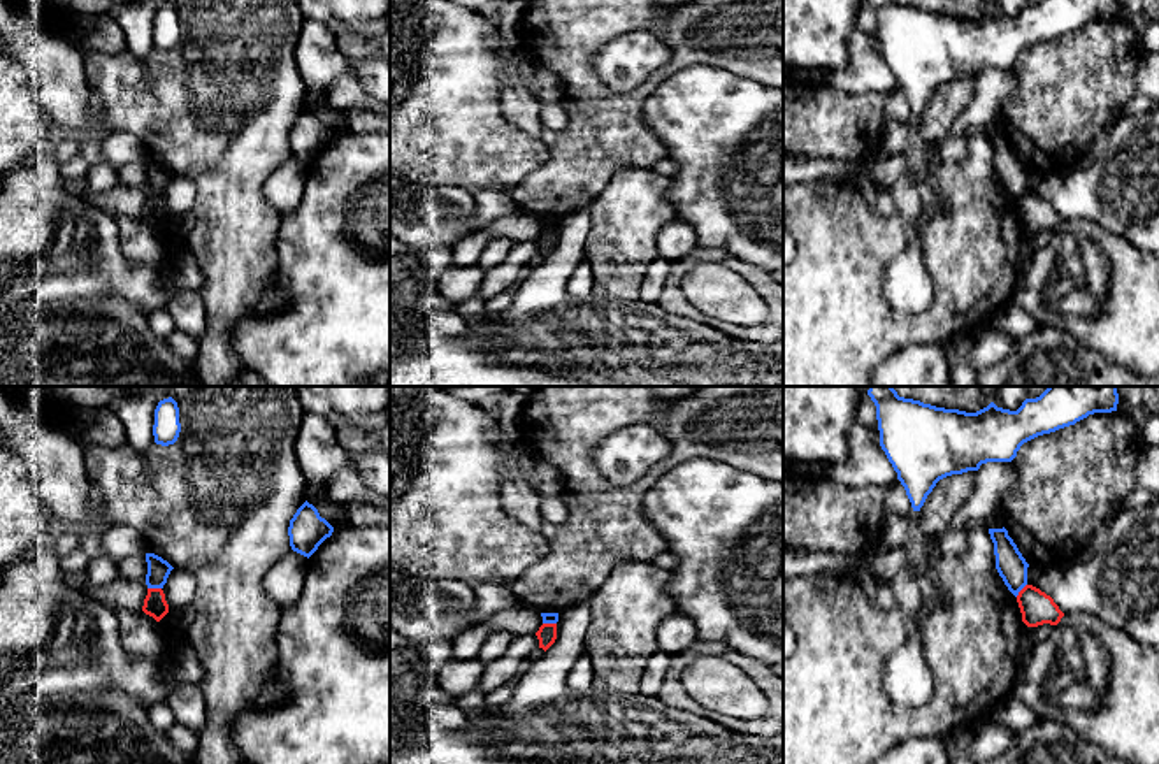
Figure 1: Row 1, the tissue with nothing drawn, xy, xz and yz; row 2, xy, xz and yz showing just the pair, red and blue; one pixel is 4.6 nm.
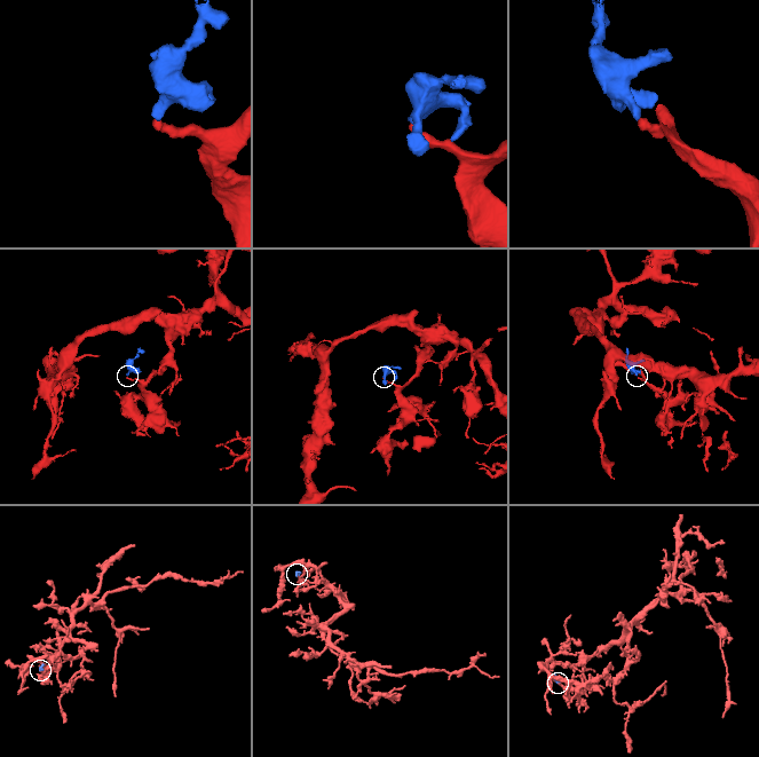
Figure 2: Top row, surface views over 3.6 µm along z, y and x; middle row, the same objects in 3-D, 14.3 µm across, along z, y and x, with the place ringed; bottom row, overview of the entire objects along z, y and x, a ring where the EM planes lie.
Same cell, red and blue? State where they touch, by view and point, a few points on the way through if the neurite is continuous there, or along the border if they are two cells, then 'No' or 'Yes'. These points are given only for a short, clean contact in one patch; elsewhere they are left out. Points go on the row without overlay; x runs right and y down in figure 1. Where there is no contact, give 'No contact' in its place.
Touches red at xy (155, 195). Boundary: xy (148, 194), (160, 195). No

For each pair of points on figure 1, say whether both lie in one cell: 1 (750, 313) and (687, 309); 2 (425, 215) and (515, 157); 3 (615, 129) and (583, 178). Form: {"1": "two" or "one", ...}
{"1": "two", "2": "two", "3": "one"}

